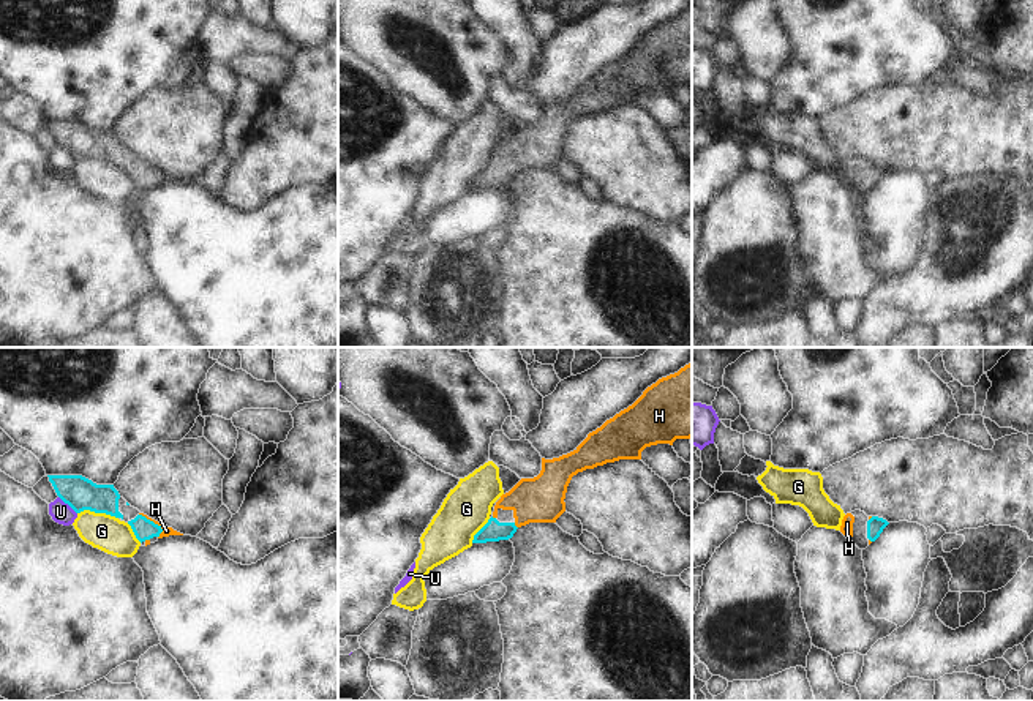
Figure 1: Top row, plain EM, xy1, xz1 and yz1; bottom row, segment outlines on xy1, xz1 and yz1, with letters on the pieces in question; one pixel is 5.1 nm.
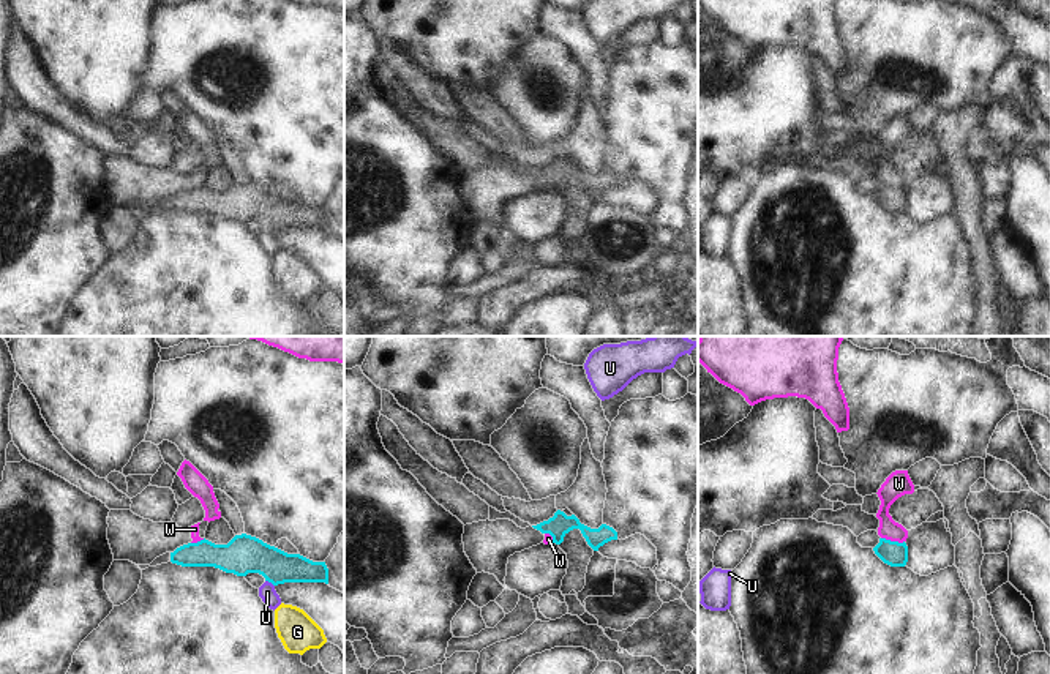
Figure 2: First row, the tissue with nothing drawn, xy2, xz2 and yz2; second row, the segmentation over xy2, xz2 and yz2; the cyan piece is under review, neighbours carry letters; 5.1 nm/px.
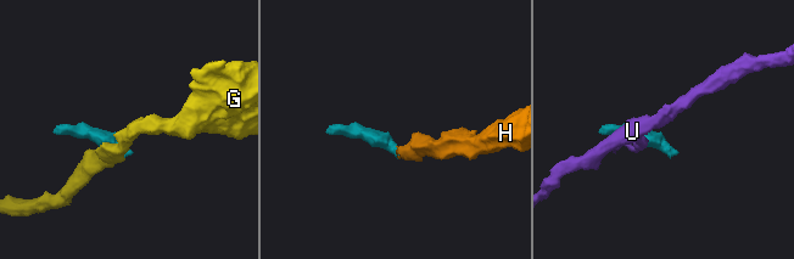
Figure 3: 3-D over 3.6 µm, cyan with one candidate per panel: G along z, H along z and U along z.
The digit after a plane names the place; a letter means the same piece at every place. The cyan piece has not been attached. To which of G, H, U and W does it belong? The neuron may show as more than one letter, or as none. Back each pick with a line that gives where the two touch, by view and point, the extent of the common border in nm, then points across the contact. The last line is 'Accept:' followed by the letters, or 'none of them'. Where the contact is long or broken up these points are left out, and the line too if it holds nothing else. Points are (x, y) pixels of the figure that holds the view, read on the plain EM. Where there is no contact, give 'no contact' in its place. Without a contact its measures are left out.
H: contact xy1 (154, 169); length 160 nm; way xy1 (144, 176), (154, 169), (166, 177)
Accept: H

